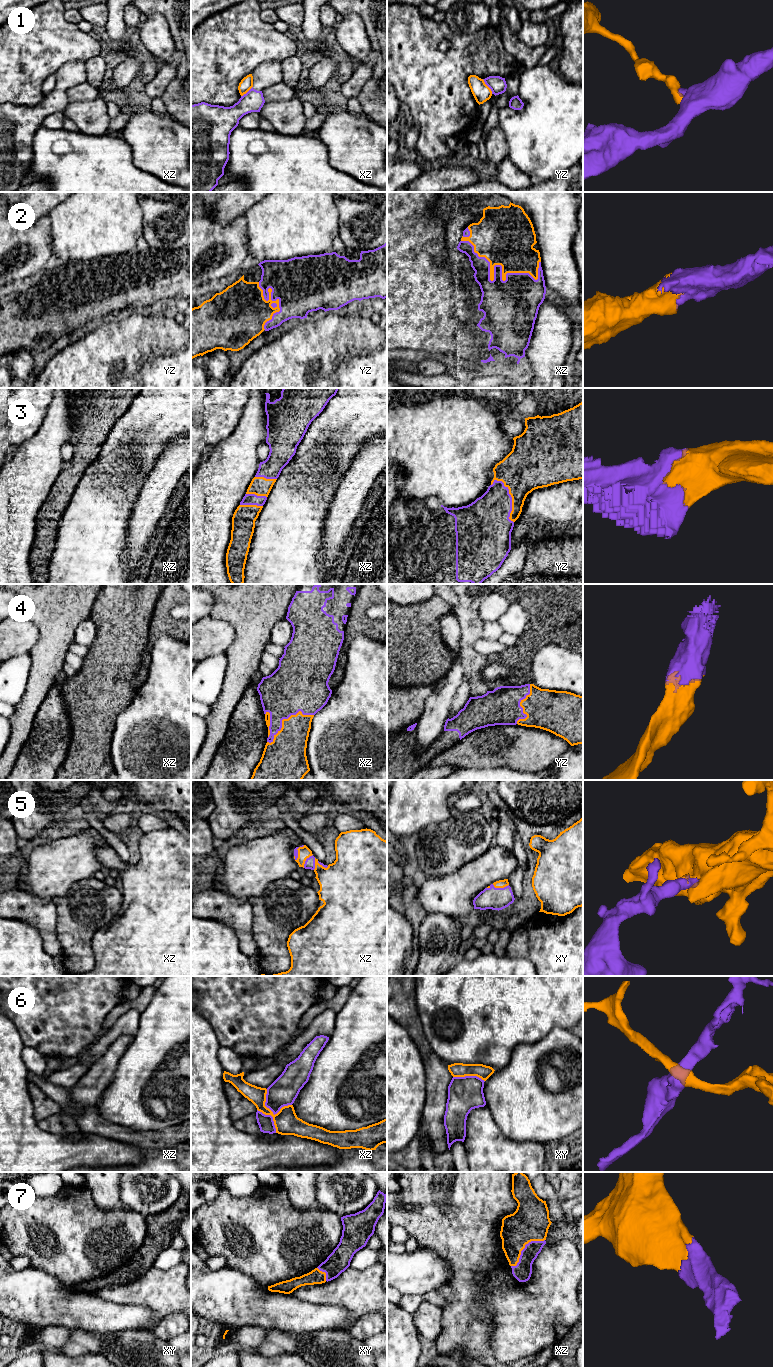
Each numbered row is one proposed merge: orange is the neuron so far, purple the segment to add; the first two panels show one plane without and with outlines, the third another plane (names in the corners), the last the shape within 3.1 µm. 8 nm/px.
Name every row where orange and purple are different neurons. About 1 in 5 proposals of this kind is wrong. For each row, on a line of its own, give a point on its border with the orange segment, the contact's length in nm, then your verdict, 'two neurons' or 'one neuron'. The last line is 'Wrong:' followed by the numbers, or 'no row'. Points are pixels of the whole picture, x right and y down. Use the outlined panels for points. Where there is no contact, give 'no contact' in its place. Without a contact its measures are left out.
1: contact yz (487, 86); length 150 nm; two neurons
2: contact xz (493, 268); length 700 nm; one neuron
3: contact yz (512, 498); length 380 nm; one neuron
4: contact xz (285, 719); length 440 nm; one neuron
5: contact xy (500, 887); length 140 nm; one neuron
6: contact xz (270, 1110); length 240 nm; two neurons
7: contact xz (524, 1247); length 340 nm; one neuron
Wrong: 1, 6

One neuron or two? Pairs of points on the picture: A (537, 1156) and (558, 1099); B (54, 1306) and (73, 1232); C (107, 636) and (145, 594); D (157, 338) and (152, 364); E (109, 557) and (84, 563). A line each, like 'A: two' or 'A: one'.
A: two
B: two
C: one
D: two
E: one

